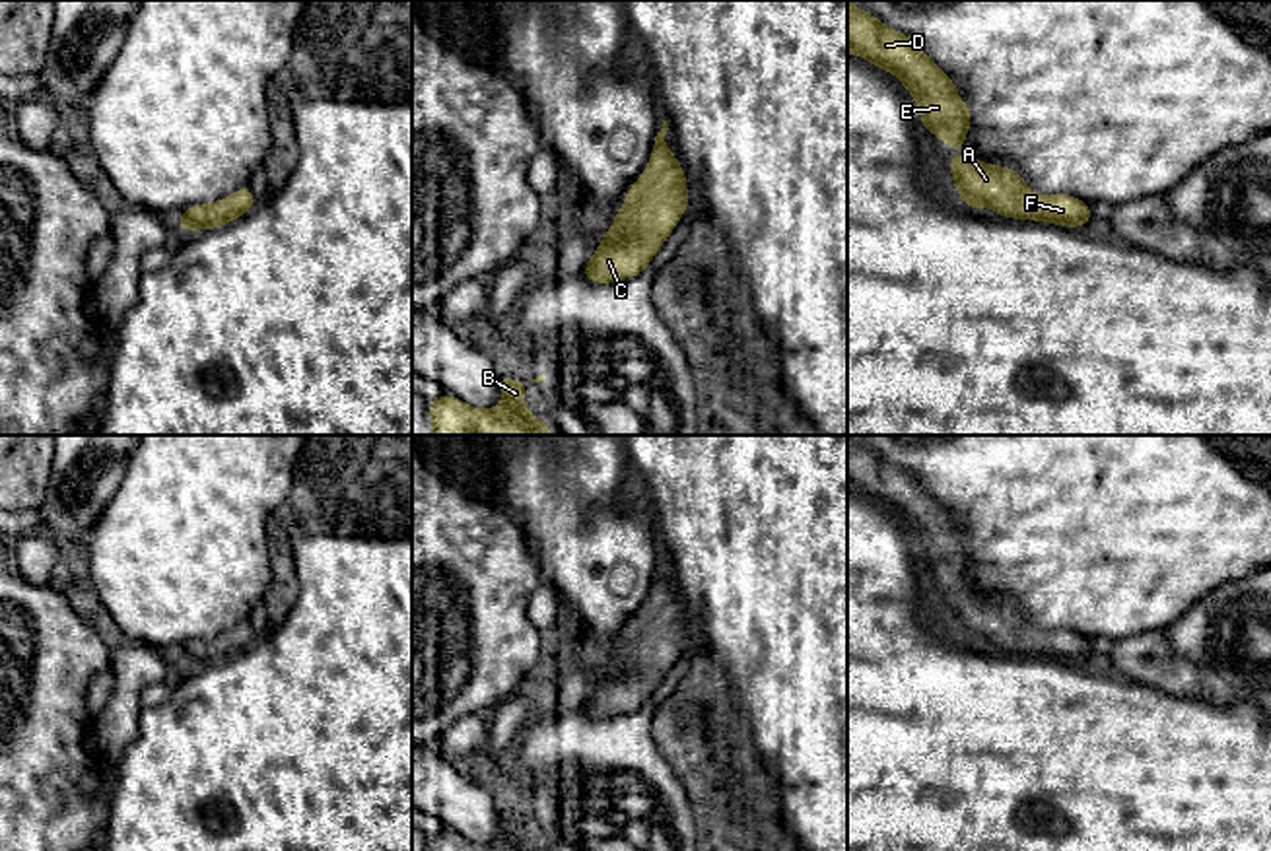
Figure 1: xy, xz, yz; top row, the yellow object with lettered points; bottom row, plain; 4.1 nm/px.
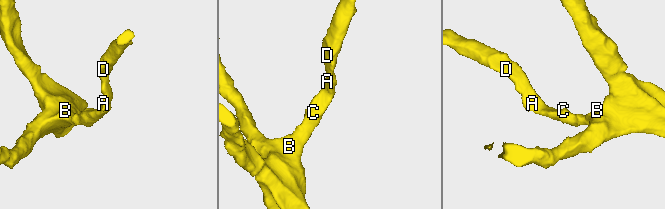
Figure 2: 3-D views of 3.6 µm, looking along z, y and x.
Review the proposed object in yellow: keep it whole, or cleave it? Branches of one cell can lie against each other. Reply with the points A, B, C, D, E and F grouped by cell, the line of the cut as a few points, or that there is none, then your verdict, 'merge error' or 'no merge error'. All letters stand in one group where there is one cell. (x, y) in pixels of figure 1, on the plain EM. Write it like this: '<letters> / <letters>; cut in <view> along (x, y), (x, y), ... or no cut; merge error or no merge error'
A B C D E F; no cut; no merge error

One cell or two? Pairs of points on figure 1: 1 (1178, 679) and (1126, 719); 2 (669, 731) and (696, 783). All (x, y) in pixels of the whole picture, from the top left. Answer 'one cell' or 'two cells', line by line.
1: two cells
2: one cell

